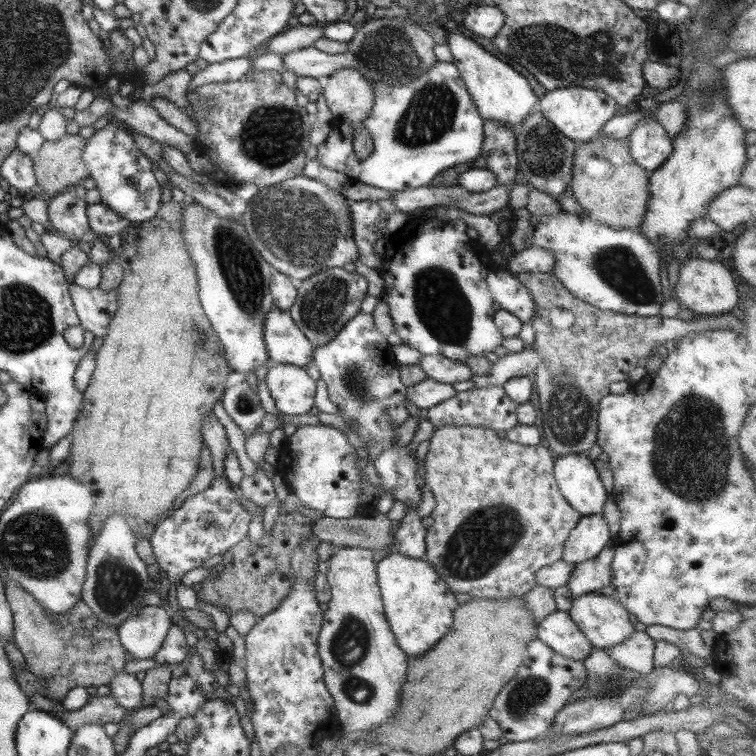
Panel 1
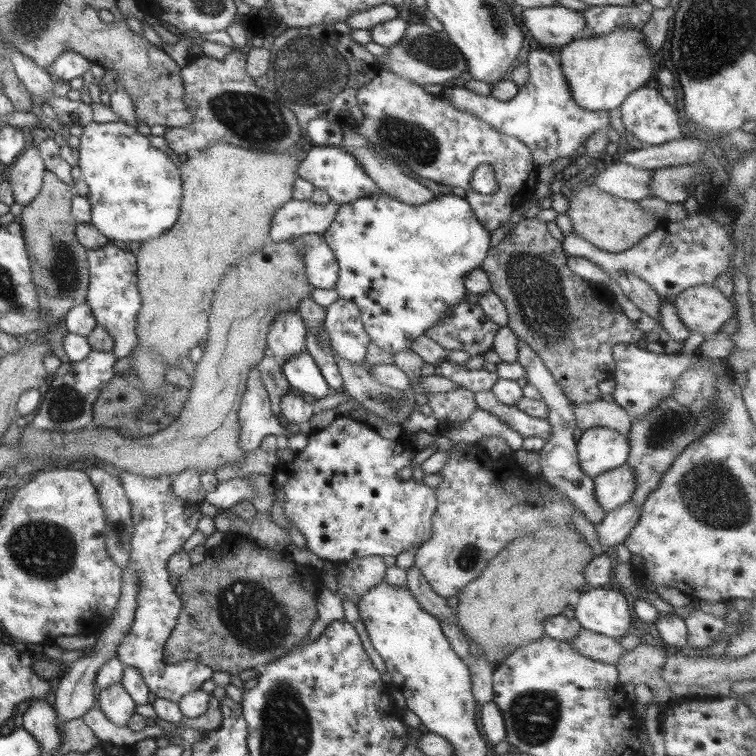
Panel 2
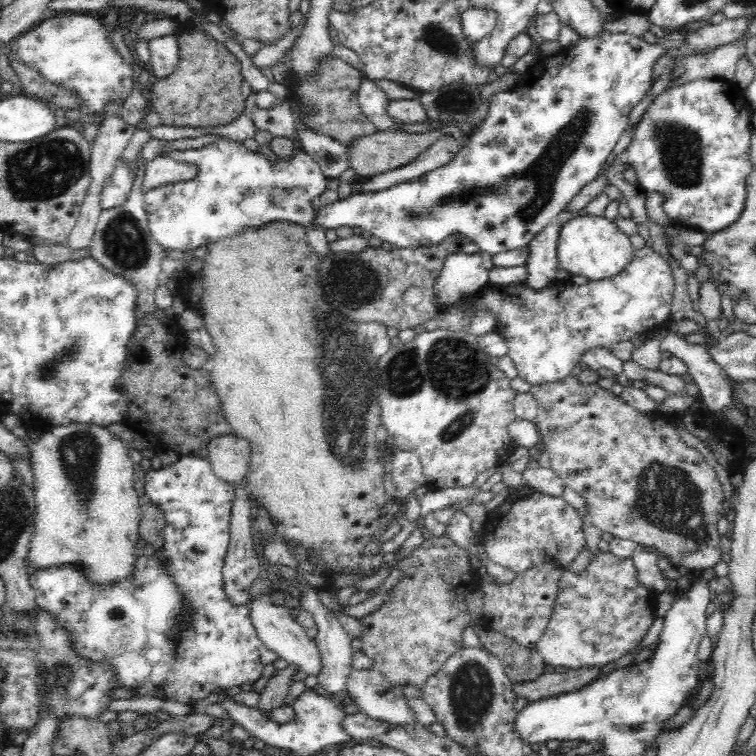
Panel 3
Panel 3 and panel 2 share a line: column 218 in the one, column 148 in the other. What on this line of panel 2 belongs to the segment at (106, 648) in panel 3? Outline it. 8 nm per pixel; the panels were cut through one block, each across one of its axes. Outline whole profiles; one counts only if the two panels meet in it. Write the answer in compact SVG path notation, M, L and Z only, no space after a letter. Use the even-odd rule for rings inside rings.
M119 470L119 480L125 491L125 496L130 504L131 520L133 523L133 536L130 540L130 558L125 570L131 570L137 578L137 607L135 607L133 625L126 636L117 645L115 657L124 666L130 666L139 671L148 691L157 698L169 700L179 704L179 700L188 692L199 689L202 682L205 682L212 675L212 670L197 661L181 661L178 664L167 664L163 658L163 645L167 642L176 620L181 611L181 600L175 595L175 588L169 583L169 575L165 565L169 557L180 551L183 542L193 534L197 521L202 517L196 506L186 503L184 500L177 500L170 494L170 476L162 474L157 478L145 478L138 474L131 474L126 470Z

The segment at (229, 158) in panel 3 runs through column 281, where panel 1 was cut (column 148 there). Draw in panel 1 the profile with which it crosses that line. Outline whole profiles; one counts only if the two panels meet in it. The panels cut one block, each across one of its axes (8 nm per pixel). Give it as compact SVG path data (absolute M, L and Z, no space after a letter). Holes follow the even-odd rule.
M108 123L86 140L82 162L99 191L100 203L113 210L118 218L129 223L141 223L153 219L159 210L162 188L153 177L152 164L137 150L134 143L130 130Z

